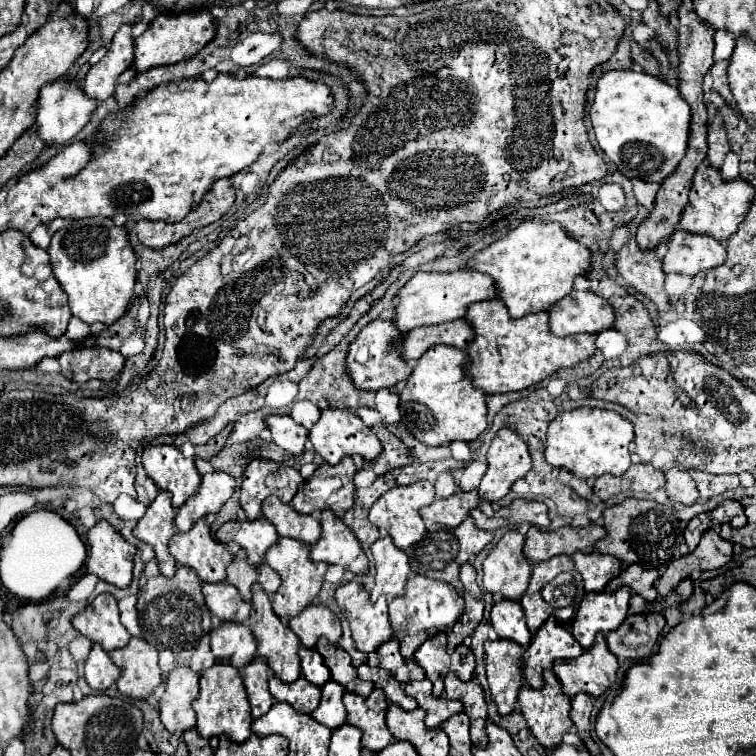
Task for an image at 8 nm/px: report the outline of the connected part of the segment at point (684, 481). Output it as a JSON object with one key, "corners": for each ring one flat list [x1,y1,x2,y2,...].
{"corners":[[671,468,667,472,667,484,665,484,667,496,673,502,681,502,681,504,695,504,699,500,699,490,695,486,695,480,689,476,687,470,679,470,679,468]]}

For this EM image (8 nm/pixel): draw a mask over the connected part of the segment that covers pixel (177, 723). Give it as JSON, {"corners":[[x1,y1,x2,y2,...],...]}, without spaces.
{"corners":[[179,666,167,676,167,690,159,700,161,722,173,734,183,734,195,726,195,710,191,702,199,696,199,676]]}

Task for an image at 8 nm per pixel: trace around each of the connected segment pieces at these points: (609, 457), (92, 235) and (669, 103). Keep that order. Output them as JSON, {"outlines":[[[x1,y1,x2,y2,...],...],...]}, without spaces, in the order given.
{"outlines":[[[577,408,559,414,547,428,545,460,555,468,567,468,579,478,599,478,601,474,623,476,631,466,629,444,633,442,633,424,611,410]],[[111,218,67,220,65,226,61,226,53,234,47,252,51,256,53,274,55,274,57,282,61,284,61,288,69,296,69,308,71,308,73,316,81,318,85,324,95,324,95,322,113,324,115,320,119,320,127,312,131,298,134,296,134,286,137,281,137,258,135,252,131,250,131,242,129,242,127,230,123,226,119,228]],[[611,70,605,72,597,82,595,102,591,106,591,122,597,134,597,144,601,150,615,162,617,170,627,176,629,180,639,178,645,182,661,184,669,174,675,172,675,166,681,162,683,154,687,152,687,138,689,138,689,122,691,110,689,104,681,98,679,90,663,82,661,78,635,72,635,70]]]}

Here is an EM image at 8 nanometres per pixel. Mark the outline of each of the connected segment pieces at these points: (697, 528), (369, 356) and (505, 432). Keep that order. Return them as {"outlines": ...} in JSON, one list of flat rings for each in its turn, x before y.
{"outlines":[[[703,514,695,516,685,528,685,542,687,542,691,552,697,548,697,542,701,540,701,534,703,534]],[[377,318,375,322,369,322,355,342,349,346,347,354,347,372,357,388,363,390,381,390,381,388,391,388,411,376,411,366,399,358,399,338,403,338,401,330,395,330,393,320,381,320]],[[501,428,487,452,487,472,479,484,479,496,495,502,507,496,513,482,531,470,527,444,511,428]]]}

